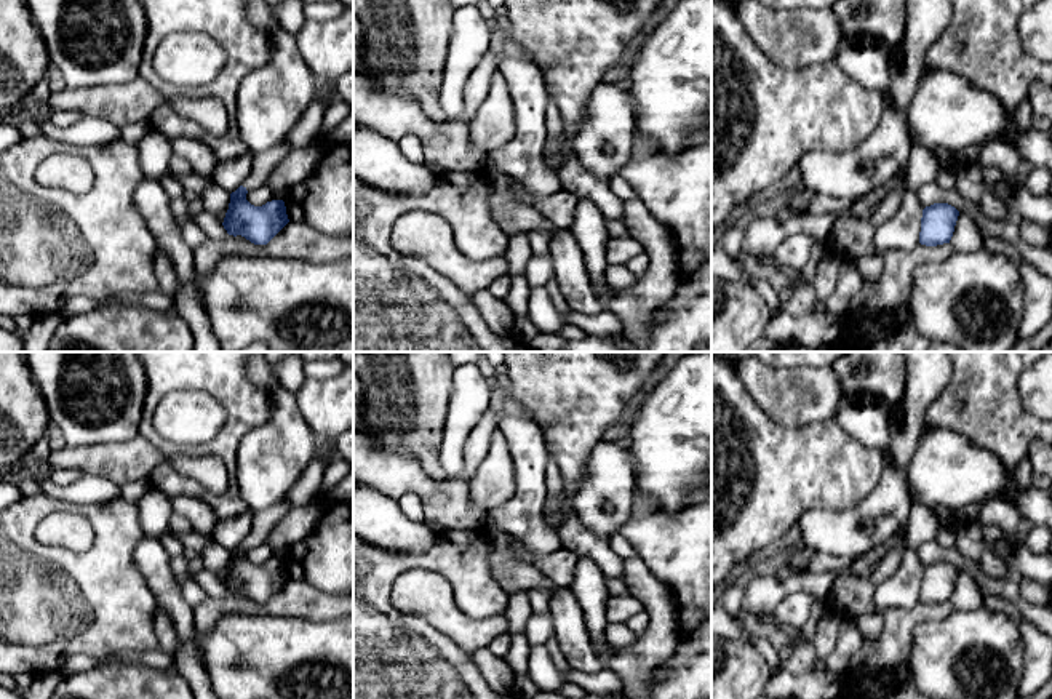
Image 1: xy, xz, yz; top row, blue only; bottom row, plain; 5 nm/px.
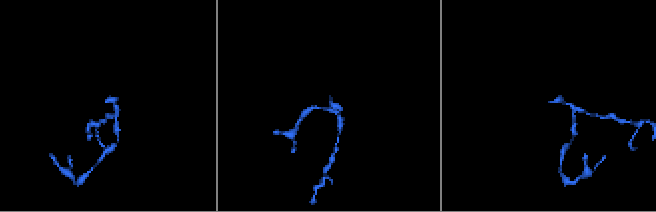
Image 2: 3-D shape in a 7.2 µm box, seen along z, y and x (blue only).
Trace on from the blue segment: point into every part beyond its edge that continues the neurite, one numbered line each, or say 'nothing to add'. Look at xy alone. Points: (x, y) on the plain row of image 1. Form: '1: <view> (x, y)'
1: xy (266, 520)

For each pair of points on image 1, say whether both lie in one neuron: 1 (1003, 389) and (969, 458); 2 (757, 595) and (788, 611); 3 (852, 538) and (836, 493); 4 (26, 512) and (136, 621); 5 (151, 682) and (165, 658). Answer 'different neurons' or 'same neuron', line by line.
1: different neurons
2: different neurons
3: different neurons
4: same neuron
5: different neurons

